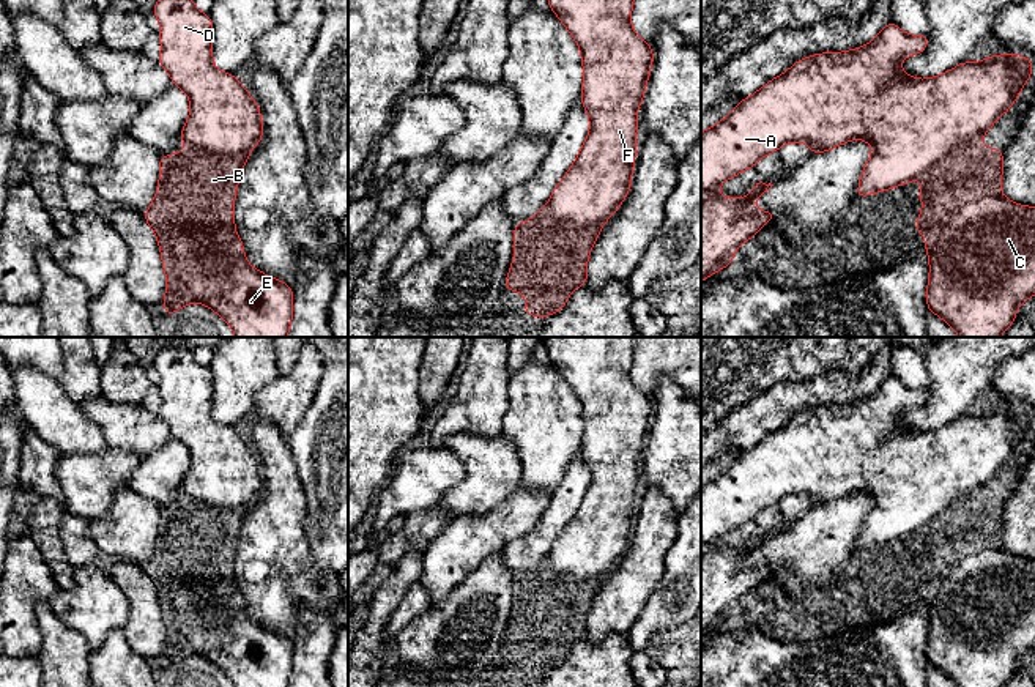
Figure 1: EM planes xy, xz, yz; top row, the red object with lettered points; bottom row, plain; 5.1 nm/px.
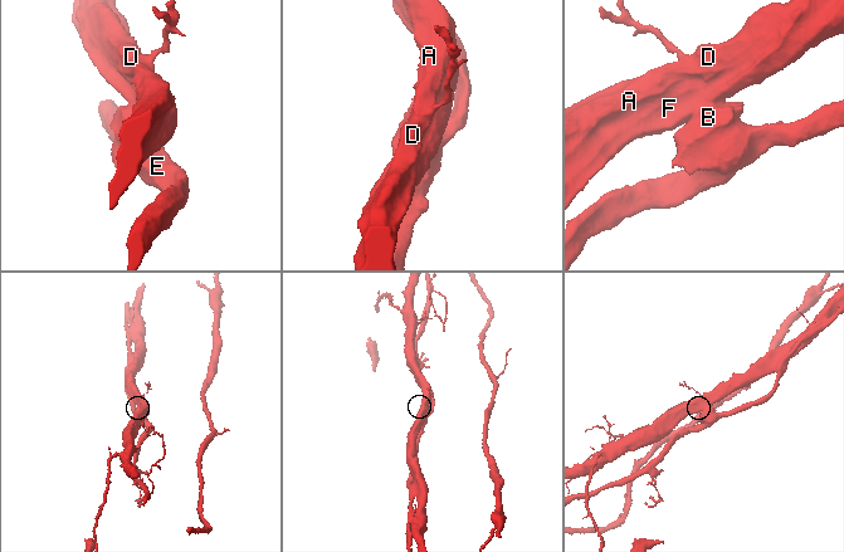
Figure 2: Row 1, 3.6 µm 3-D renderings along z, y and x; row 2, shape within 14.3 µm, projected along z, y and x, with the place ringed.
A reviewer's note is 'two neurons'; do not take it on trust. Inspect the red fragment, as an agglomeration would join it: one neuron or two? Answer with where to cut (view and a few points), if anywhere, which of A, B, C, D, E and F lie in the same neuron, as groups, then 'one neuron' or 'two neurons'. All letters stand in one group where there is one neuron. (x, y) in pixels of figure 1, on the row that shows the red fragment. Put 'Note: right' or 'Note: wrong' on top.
Note: right
cut yz (979, 141), (957, 144), (952, 152), (933, 166), (927, 181); groups A D F / B C E; two neurons

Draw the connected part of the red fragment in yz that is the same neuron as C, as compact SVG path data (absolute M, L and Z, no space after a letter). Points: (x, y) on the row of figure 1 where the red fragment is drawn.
M956 143L955 151L933 164L929 180L920 186L922 213L917 216L915 232L926 235L922 246L928 251L929 277L926 288L928 312L939 315L959 337L999 337L1016 320L1018 307L1035 295L1035 208L1018 205L1002 195L1003 151L977 143Z

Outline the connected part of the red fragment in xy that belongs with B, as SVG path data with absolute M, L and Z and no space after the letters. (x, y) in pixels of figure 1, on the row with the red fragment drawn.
M206 150L159 159L159 184L142 214L153 228L167 277L165 315L198 301L221 315L236 337L287 337L293 320L293 290L249 265L235 230L235 194L243 165Z

